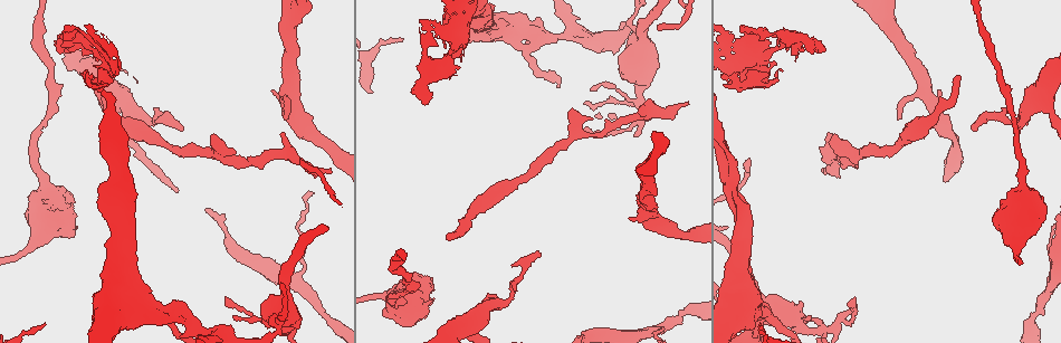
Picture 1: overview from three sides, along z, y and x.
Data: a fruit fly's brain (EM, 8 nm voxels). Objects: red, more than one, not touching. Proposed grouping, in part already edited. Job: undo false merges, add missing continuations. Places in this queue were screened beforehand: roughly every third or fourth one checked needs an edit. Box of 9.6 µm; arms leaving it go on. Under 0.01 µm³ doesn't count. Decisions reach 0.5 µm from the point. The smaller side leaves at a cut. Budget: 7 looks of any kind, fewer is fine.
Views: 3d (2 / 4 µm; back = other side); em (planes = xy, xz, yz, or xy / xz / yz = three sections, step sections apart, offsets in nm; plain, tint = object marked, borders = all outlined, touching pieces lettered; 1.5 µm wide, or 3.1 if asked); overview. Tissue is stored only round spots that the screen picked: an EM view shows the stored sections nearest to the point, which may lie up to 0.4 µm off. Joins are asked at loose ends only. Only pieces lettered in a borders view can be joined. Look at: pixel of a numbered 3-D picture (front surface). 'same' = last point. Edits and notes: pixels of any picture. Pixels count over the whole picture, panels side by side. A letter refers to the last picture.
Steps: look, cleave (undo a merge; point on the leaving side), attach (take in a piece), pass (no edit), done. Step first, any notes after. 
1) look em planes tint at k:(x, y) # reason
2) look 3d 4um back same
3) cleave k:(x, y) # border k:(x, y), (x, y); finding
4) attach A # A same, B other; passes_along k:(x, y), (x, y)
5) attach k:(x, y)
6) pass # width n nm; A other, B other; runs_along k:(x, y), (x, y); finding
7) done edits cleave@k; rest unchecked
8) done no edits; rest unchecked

look 3d 2um at 1:(283, 117) # thin end

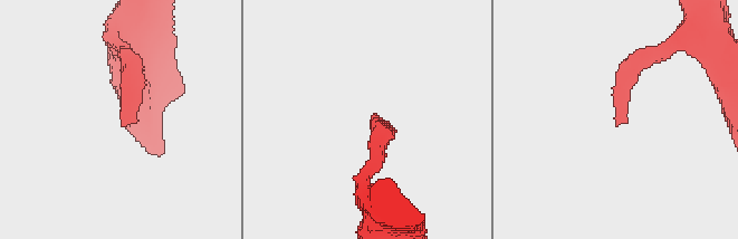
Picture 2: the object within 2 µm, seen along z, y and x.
look em xz step 8 borders at 2:(617, 125) # now the EM

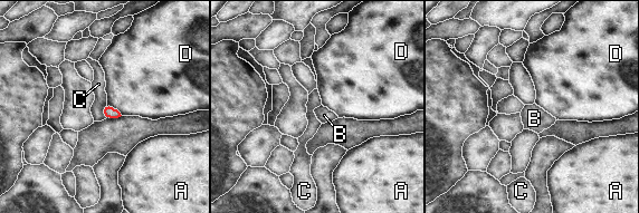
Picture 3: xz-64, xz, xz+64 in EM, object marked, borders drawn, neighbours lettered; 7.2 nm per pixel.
look em planes borders same # another direction

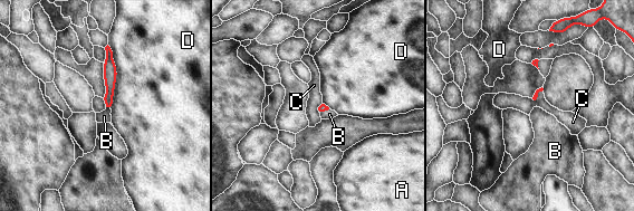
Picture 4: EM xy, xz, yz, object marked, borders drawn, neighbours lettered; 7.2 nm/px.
attach B # A other, B same, C other, D other; passes_along 4:(109, 72), (108, 106), (104, 116); it goes on there

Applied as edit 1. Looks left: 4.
look overview

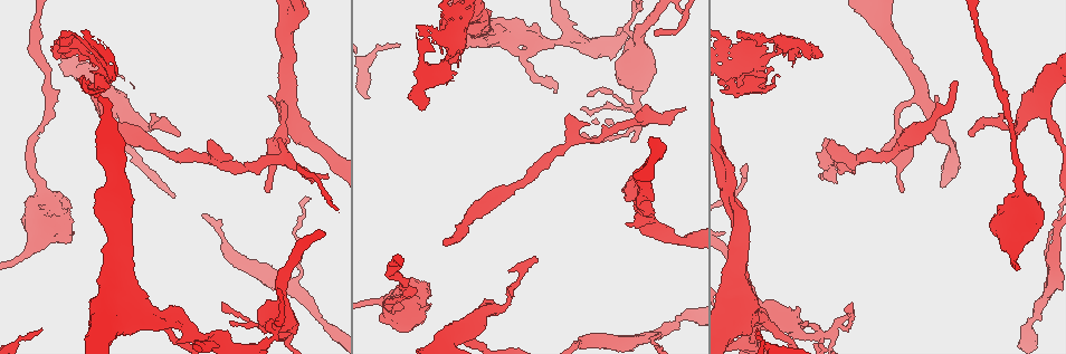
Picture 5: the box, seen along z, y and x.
look 3d 4um at 5:(496, 33) # thick end

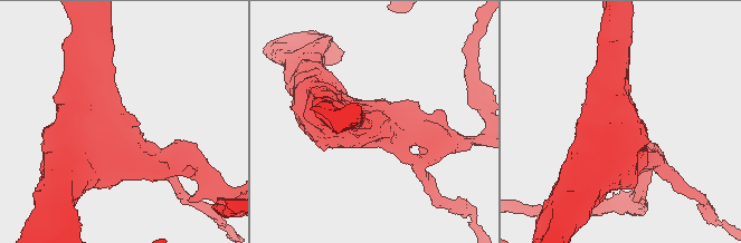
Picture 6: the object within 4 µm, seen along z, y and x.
look em planes plain at 6:(122, 105) # need the tissue

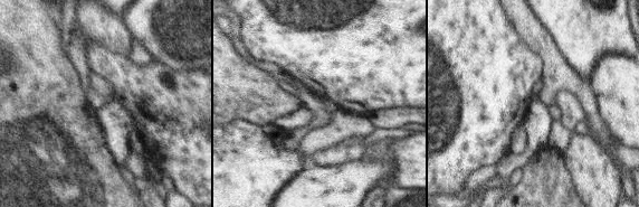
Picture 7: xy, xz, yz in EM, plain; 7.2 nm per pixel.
look em planes borders same # what lies round it

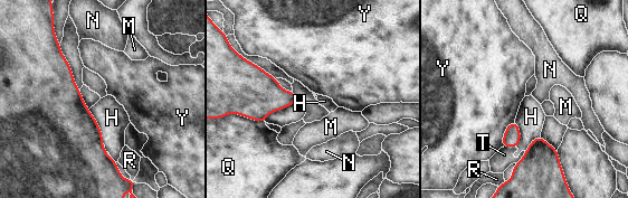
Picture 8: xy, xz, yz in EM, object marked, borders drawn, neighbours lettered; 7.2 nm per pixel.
pass # H other, M other, N other, Q other, R other, T other, Y other; border 8:(79, 90), (88, 110); no lettered piece goes on from it

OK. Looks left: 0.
done edits attach@4; rest unchecked

